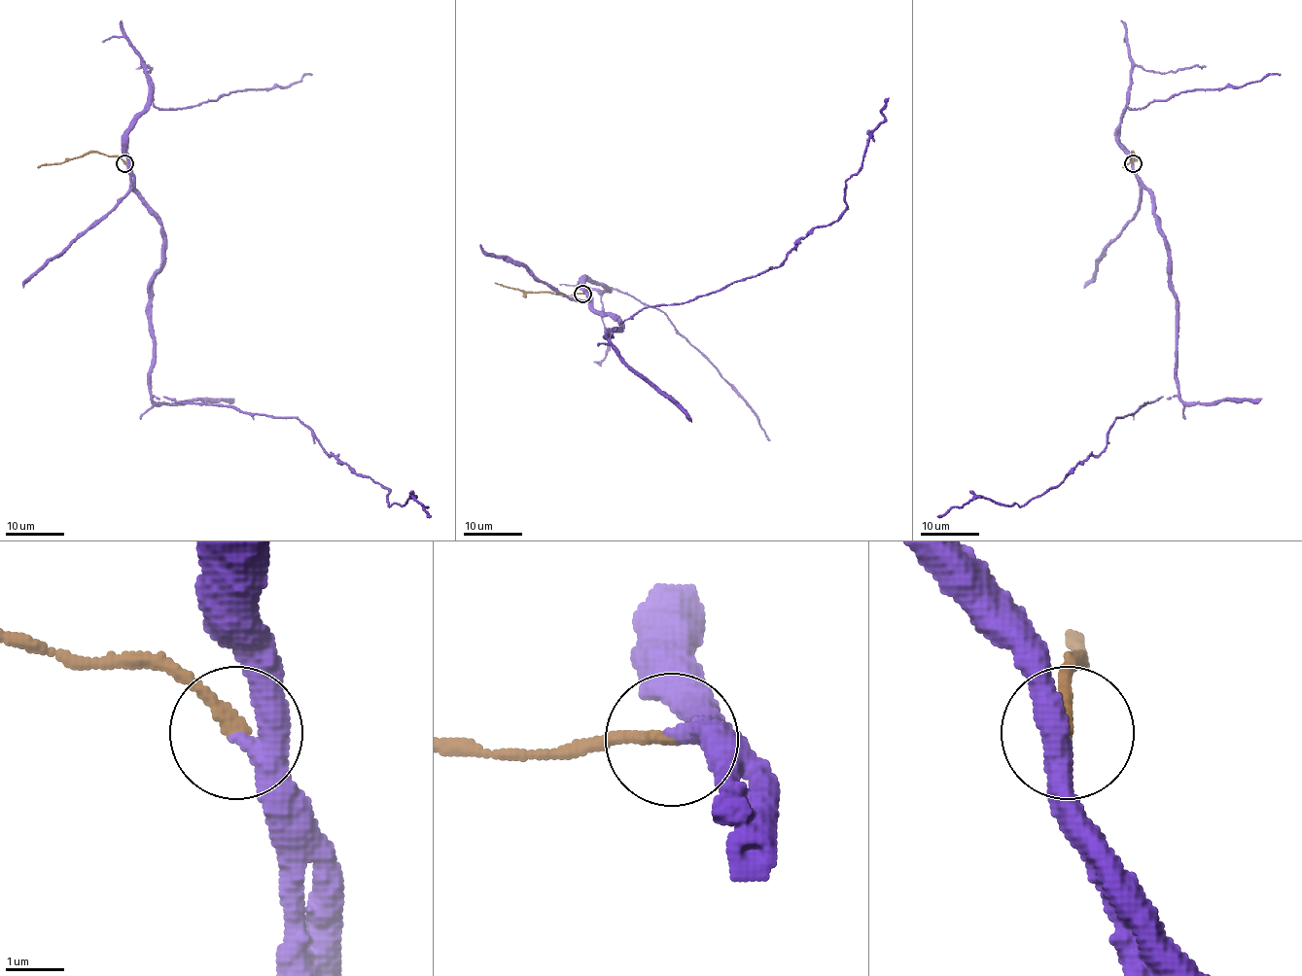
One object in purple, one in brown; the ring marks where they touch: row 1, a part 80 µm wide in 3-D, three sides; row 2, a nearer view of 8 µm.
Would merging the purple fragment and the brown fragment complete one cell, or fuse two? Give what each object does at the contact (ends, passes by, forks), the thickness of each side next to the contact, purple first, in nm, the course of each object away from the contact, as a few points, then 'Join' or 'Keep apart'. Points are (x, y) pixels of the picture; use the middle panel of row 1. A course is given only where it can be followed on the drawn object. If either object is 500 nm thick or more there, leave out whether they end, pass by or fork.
At the ring purple passes by. At the ring brown ends. Thickness 360 nm (purple) against 240 nm. Course of purple: (582, 294), (618, 321), (608, 338), (646, 307), (777, 267), (847, 205), (845, 182), (887, 98). Course of brown: (582, 294), (524, 293), (494, 282). Join

